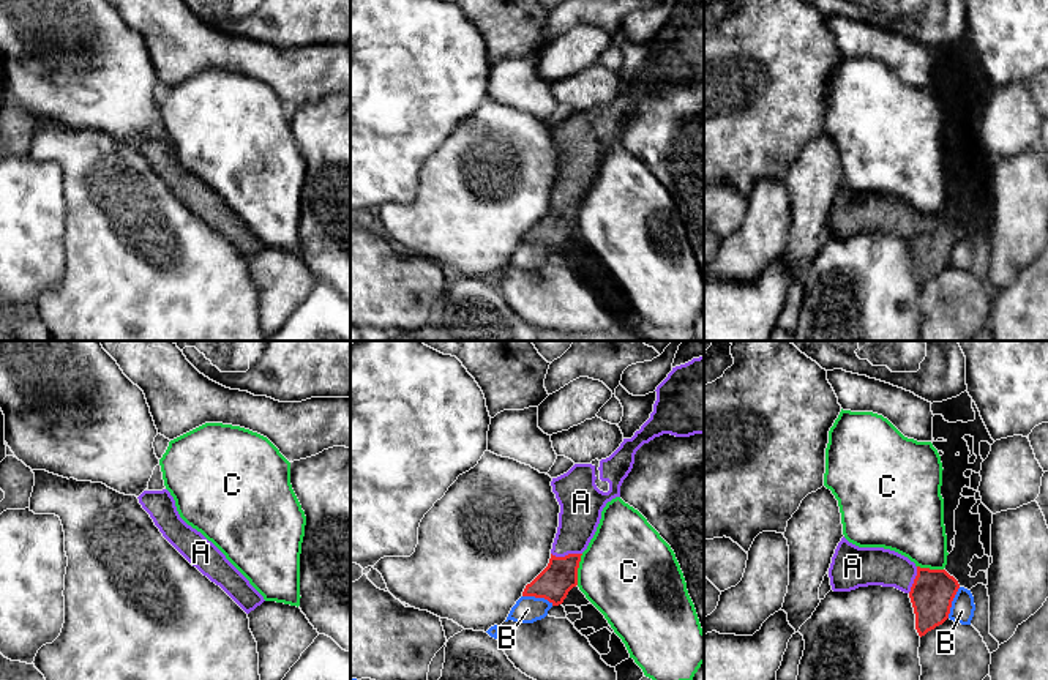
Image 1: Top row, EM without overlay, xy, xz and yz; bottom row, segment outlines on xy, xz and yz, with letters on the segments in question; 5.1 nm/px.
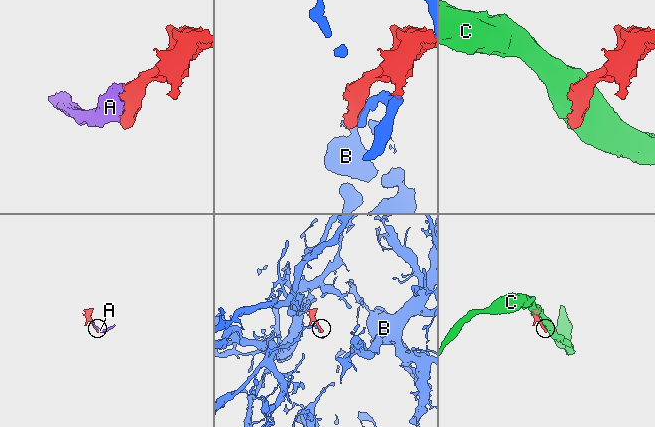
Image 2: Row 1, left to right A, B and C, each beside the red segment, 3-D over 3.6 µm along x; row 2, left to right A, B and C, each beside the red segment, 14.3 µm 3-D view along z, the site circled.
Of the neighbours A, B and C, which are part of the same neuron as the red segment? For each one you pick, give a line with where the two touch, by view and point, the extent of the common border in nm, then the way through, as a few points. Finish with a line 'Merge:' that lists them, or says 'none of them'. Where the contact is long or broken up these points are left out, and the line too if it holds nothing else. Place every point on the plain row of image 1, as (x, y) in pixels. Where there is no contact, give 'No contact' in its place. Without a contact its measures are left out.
A: Touches red at xz (567, 202). Shared border 160 nm
Merge: A

